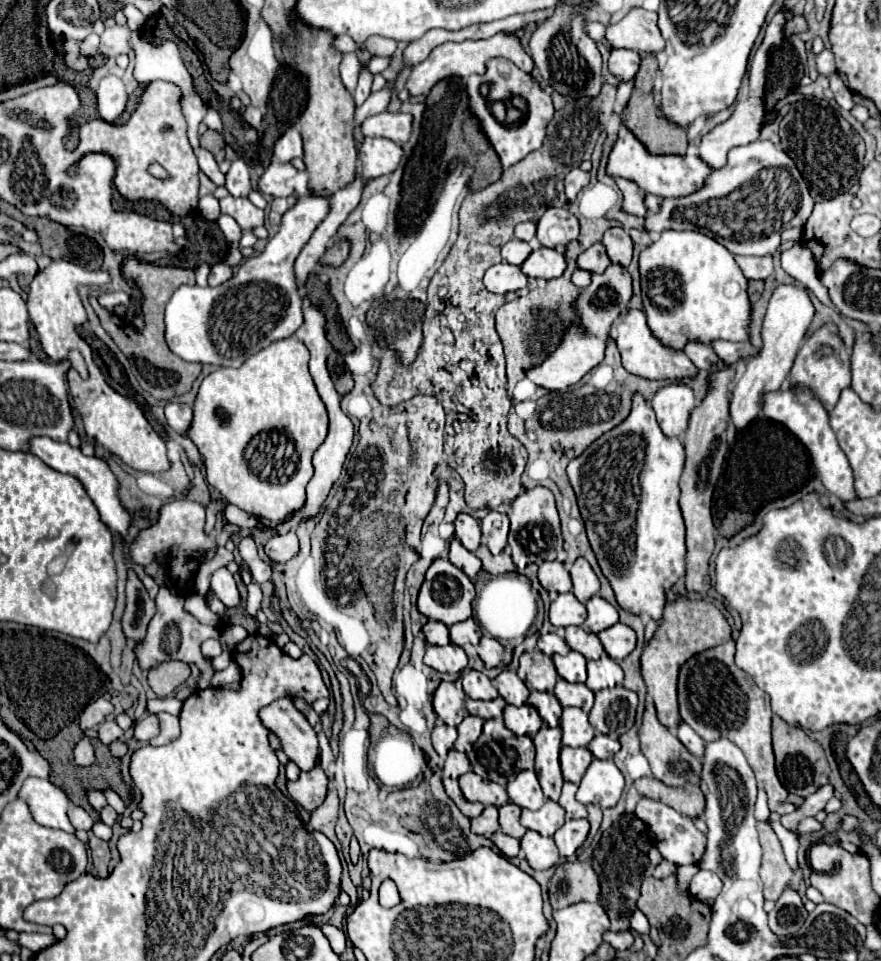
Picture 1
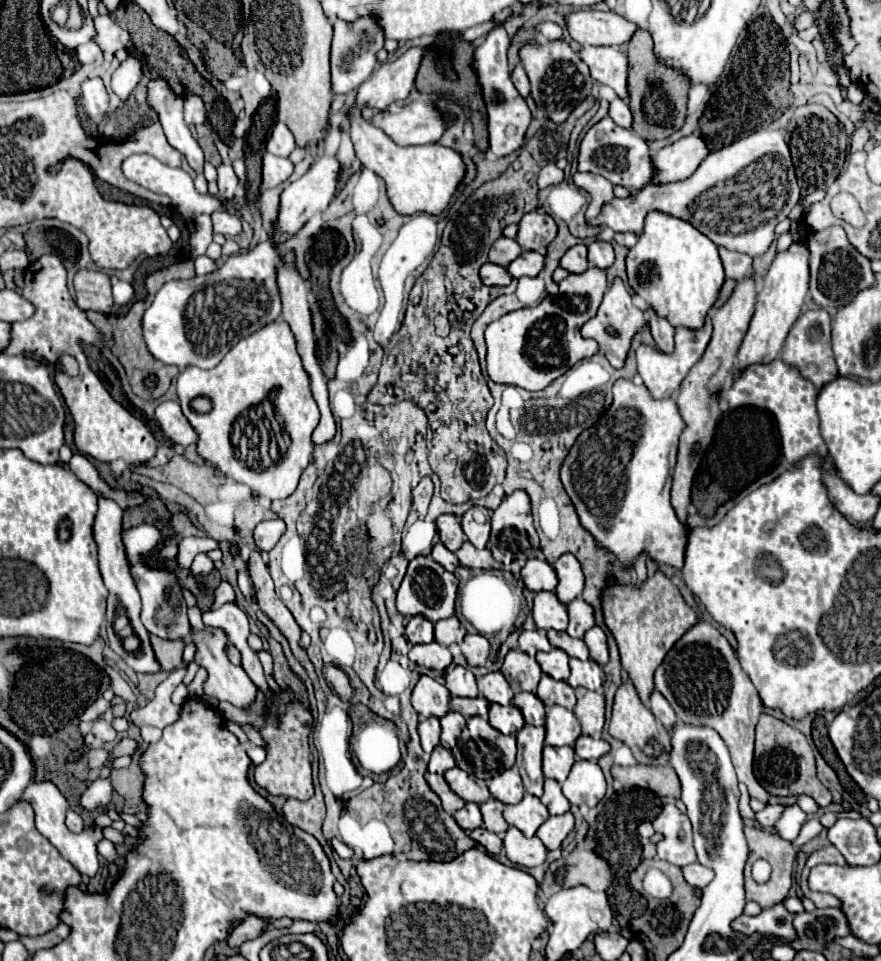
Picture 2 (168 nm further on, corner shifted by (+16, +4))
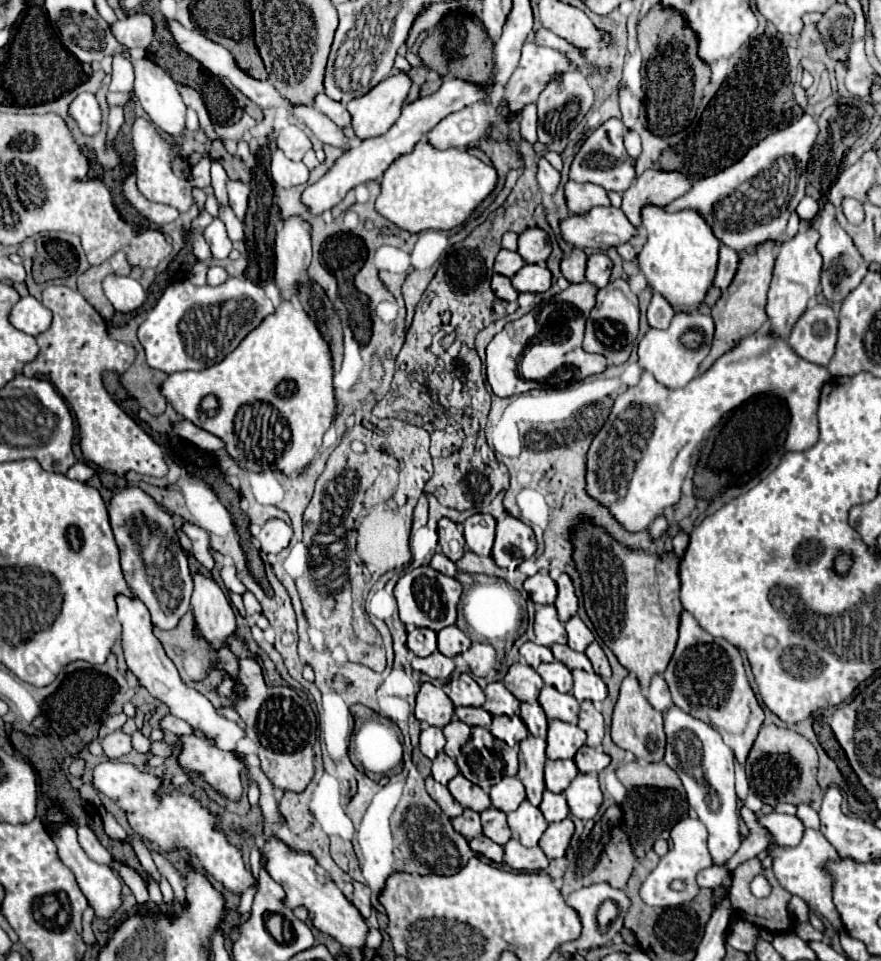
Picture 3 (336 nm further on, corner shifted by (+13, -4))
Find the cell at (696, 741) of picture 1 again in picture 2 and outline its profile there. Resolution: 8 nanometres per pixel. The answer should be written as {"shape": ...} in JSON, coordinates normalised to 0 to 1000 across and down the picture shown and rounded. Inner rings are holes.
{"shape":[[[740,719],[738,723],[738,738],[742,742],[745,748],[751,750],[751,754],[760,761],[765,754],[767,754],[767,744],[765,744],[765,738],[760,736],[760,732],[754,727],[754,723],[749,723],[749,719]]]}

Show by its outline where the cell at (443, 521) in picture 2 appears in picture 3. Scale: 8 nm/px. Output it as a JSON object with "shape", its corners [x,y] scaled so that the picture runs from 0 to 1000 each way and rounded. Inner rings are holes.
{"shape":[[[512,540],[498,542],[498,569],[512,584],[521,584],[528,575],[528,559]]]}

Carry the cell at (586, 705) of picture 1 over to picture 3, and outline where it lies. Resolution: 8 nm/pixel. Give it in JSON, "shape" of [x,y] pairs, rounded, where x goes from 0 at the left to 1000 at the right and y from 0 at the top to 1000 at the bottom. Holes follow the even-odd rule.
{"shape":[[[619,713],[612,723],[612,732],[623,748],[635,748],[644,752],[655,752],[657,729],[648,721],[637,721],[625,713]]]}

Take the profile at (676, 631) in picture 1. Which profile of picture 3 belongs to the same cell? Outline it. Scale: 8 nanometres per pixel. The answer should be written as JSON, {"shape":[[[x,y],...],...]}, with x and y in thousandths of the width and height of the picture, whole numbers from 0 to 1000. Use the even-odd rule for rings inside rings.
{"shape":[[[662,544],[653,553],[653,584],[662,600],[662,627],[666,640],[684,665],[700,682],[703,690],[721,700],[728,715],[734,717],[743,702],[750,702],[766,677],[773,632],[750,634],[746,619],[746,578],[714,573],[696,563],[680,548]]]}

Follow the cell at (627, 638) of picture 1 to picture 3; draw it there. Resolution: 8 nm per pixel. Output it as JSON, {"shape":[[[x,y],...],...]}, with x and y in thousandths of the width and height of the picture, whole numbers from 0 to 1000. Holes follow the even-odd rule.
{"shape":[[[673,667],[673,669],[666,673],[664,682],[669,684],[669,688],[671,688],[671,692],[673,692],[673,698],[675,698],[678,702],[682,702],[684,707],[689,707],[689,704],[694,702],[691,688],[689,688],[689,684],[687,684],[687,680],[684,680],[684,675],[682,675],[682,671],[680,671],[678,667]]]}

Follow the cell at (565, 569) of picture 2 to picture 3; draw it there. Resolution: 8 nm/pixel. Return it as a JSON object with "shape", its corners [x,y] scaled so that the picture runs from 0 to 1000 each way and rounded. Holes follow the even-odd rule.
{"shape":[[[637,596],[635,602],[632,602],[632,625],[630,625],[630,632],[632,632],[632,638],[635,638],[635,644],[644,646],[646,642],[650,642],[655,638],[655,632],[657,632],[657,623],[653,619],[653,609],[648,605],[648,600],[644,596]]]}

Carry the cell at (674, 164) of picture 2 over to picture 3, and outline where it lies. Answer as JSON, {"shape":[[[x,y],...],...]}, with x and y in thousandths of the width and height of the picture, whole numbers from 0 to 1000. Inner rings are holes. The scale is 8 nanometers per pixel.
{"shape":[[[739,174],[730,182],[721,186],[721,190],[707,201],[707,222],[712,228],[725,236],[728,234],[728,217],[734,213],[755,215],[764,207],[778,203],[784,197],[787,188],[773,178],[755,178]]]}

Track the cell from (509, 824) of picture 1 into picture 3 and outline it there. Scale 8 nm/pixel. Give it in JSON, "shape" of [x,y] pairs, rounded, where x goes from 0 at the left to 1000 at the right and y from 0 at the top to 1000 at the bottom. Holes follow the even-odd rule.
{"shape":[[[555,840],[546,846],[546,856],[548,856],[548,867],[566,877],[566,879],[573,879],[578,873],[580,873],[580,865],[575,861],[575,850],[571,844],[562,842],[562,840]]]}

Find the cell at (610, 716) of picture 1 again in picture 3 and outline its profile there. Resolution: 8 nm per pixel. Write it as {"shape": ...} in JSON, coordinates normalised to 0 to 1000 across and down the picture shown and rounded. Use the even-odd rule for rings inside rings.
{"shape":[[[671,729],[659,732],[657,757],[666,763],[666,775],[680,779],[684,769],[684,744]]]}

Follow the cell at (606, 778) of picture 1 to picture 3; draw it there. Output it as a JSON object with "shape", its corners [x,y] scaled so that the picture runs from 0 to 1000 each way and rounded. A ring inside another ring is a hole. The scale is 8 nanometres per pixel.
{"shape":[[[657,804],[639,825],[648,846],[662,854],[675,850],[680,840],[684,838],[678,804]]]}

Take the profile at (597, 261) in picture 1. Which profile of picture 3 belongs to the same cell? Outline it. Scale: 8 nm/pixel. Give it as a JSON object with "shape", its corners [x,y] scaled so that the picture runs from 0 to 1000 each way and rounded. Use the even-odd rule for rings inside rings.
{"shape":[[[650,259],[648,267],[637,272],[637,284],[646,294],[662,294],[664,278],[666,278],[666,265],[659,259]]]}

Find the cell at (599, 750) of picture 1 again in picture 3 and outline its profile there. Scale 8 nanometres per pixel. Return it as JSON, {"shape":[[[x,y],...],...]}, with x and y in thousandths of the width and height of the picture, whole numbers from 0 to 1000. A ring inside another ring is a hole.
{"shape":[[[662,775],[655,781],[655,786],[650,788],[650,792],[659,804],[680,804],[694,794],[694,788],[689,784],[684,784],[682,779],[673,779],[673,777]]]}

